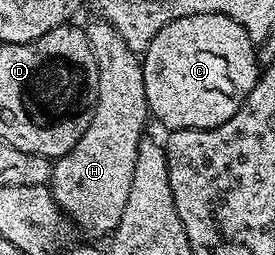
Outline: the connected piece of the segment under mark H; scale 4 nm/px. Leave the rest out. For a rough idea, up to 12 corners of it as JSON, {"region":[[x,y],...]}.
{"region":[[111,23],[90,127],[50,188],[89,238],[122,219],[150,121],[144,66]]}

